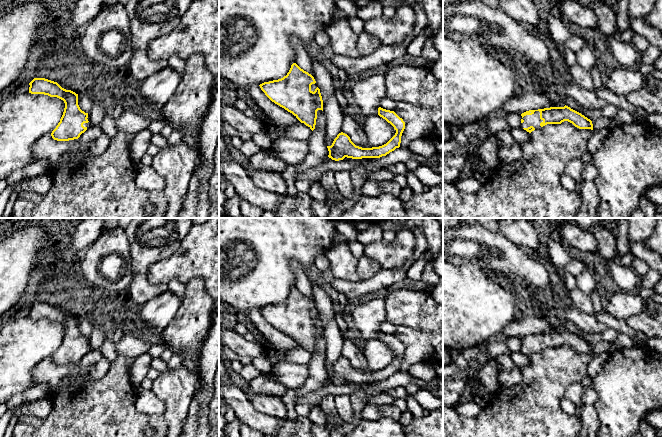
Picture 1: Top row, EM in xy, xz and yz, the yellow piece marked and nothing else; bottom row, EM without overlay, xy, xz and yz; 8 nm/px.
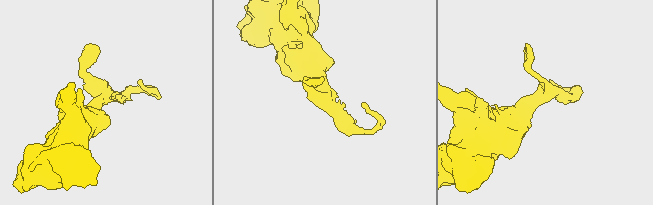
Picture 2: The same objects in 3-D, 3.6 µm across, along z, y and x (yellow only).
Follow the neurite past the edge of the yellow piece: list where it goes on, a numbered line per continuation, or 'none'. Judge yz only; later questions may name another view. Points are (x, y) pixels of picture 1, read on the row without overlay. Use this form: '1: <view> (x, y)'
1: yz (534, 344)

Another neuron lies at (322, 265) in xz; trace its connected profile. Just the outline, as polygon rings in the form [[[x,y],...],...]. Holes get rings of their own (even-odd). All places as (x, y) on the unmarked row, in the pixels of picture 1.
[[[325,255],[319,256],[315,259],[314,269],[318,274],[329,274],[331,268],[330,261]]]

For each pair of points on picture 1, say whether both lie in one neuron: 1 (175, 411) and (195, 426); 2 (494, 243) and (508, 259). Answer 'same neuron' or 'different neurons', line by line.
1: different neurons
2: same neuron

